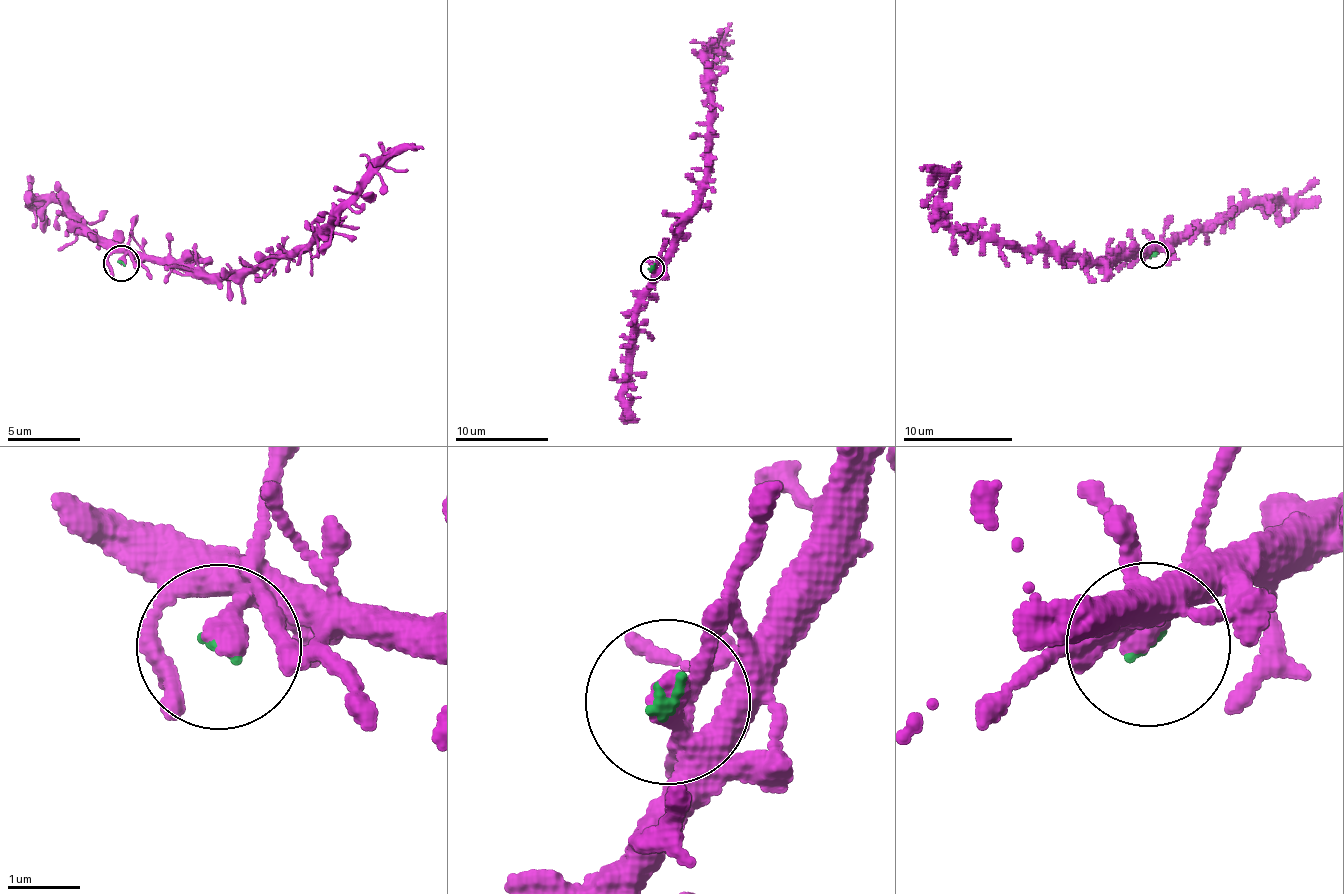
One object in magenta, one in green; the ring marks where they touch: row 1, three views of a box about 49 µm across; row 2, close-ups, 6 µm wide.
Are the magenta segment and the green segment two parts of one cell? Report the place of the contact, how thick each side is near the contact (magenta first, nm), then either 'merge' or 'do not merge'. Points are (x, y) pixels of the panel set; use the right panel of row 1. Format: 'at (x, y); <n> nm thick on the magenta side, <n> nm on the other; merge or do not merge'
at (1154, 255); 240 nm thick on the magenta side, 100 nm on the other; merge

